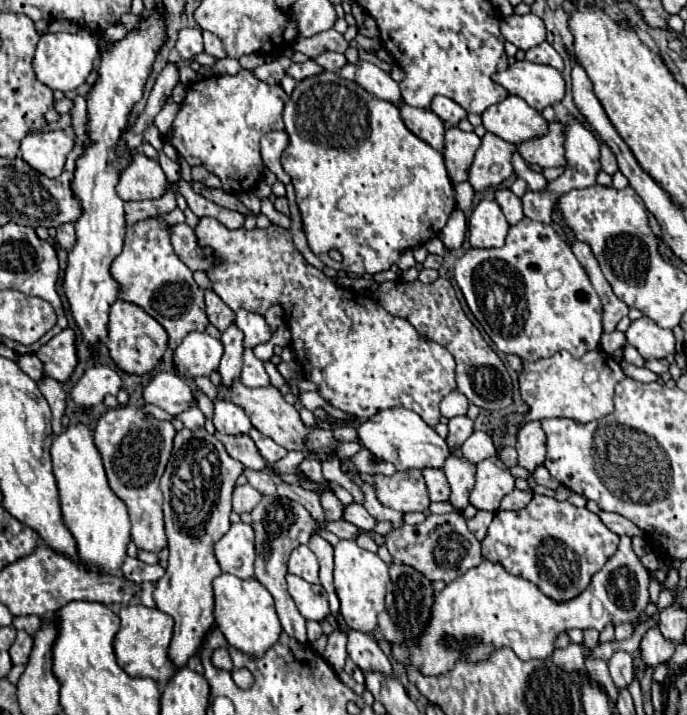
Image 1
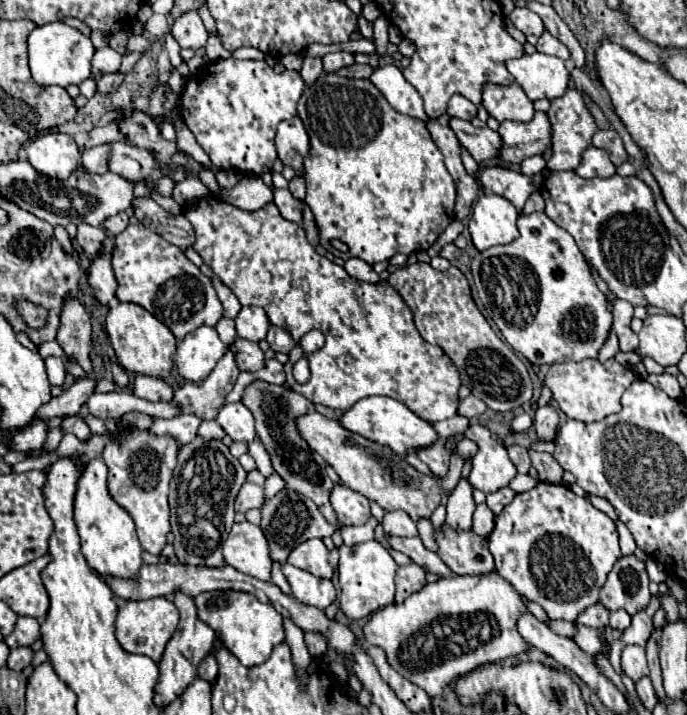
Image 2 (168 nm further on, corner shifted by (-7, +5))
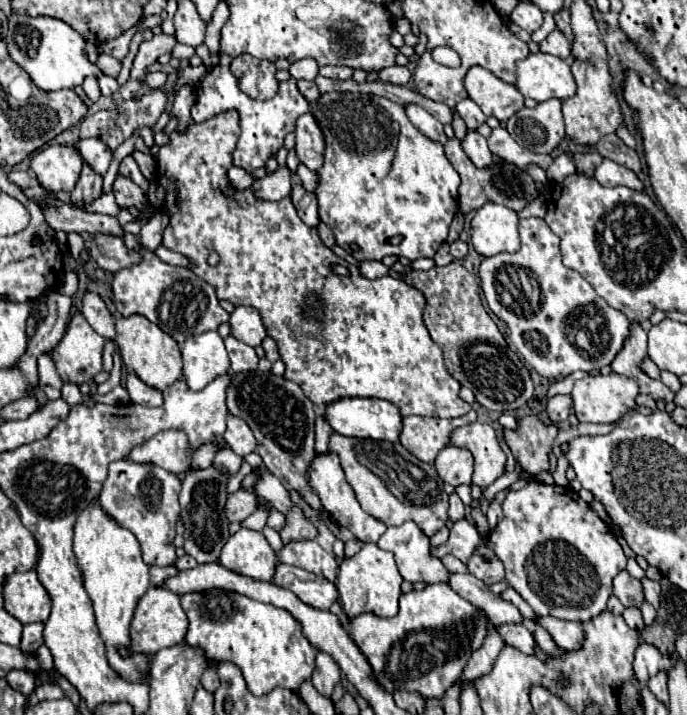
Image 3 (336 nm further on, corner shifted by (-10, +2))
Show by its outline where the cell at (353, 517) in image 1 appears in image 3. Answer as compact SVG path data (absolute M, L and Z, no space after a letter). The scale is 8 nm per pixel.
M325 451L325 453L315 453L315 459L311 461L311 467L307 469L307 483L311 487L311 491L317 493L323 511L329 513L329 517L333 521L337 521L341 527L349 529L357 539L361 539L363 543L377 543L377 539L385 533L385 525L381 521L377 521L375 517L371 517L369 513L365 513L353 493L353 489L349 487L349 483L345 481L345 473L341 469L339 457L333 451Z

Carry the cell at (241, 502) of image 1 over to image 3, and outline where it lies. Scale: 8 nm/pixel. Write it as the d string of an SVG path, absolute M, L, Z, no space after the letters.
M235 491L227 497L227 521L241 523L245 517L249 517L257 509L257 497L249 491Z

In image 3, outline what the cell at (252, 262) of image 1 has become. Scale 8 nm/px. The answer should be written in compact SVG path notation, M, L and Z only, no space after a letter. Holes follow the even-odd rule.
M225 111L223 115L215 115L215 119L207 119L207 123L191 123L183 133L181 131L173 131L171 137L169 137L169 143L167 145L161 145L159 153L157 153L157 173L155 173L155 181L165 189L165 203L163 203L163 209L165 213L169 215L169 225L165 227L163 231L163 245L171 251L177 251L181 255L185 255L191 265L189 269L199 275L203 281L211 283L217 291L217 297L219 299L227 299L231 301L233 305L251 305L255 307L259 313L261 313L261 319L263 319L263 325L265 325L265 331L271 339L275 339L277 343L277 349L279 349L279 355L281 355L281 361L285 363L285 377L289 381L295 381L303 393L315 403L315 405L327 405L335 399L341 399L341 397L379 397L379 399L385 399L385 401L391 401L399 407L399 413L403 417L407 415L427 415L427 417L461 417L465 415L471 405L465 403L461 397L459 397L459 383L447 373L445 369L445 363L443 363L443 353L441 349L435 345L435 341L431 339L427 327L425 327L425 321L423 321L423 311L425 311L425 299L423 299L423 293L411 285L407 285L405 281L399 281L399 279L393 279L389 275L385 277L379 277L379 279L367 279L361 275L359 267L355 265L349 265L347 261L343 261L341 257L337 257L319 237L319 231L315 227L307 227L297 211L295 211L295 205L291 203L291 197L287 199L281 199L281 201L263 201L263 199L255 199L255 193L251 189L245 189L245 191L239 191L231 185L229 177L227 177L227 171L233 167L231 163L231 155L235 151L235 143L239 139L239 115L235 115L235 111ZM217 251L219 255L219 263L217 265L209 265L207 259L209 255ZM331 263L341 263L349 269L349 277L339 277L339 275L333 275L329 271L329 265ZM315 315L323 315L323 321L319 321Z

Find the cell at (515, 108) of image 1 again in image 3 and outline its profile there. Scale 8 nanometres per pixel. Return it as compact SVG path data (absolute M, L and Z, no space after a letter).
M471 67L471 71L467 71L463 77L463 85L467 95L481 107L481 111L487 117L497 117L501 123L523 107L523 95L517 91L517 87L503 83L483 67Z

